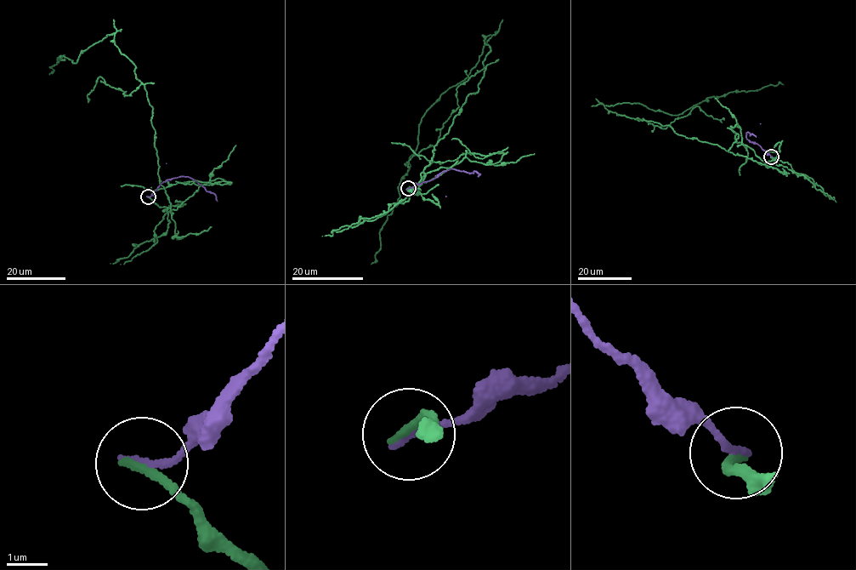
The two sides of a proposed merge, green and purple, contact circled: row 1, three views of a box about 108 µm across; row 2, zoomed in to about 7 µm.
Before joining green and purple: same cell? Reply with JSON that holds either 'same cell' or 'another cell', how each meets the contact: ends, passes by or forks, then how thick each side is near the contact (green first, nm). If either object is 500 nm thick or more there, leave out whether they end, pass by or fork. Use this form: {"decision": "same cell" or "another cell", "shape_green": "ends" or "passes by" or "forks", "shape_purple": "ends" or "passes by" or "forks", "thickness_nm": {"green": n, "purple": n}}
{"decision": "another cell", "shape_green": "ends", "shape_purple": "ends", "thickness_nm": {"green": 200, "purple": 190}}

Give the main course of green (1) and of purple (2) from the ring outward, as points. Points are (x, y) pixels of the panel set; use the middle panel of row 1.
1: (408, 188), (420, 192), (433, 146), (479, 90), (491, 36), (467, 76), (422, 116), (371, 264)
2: (408, 188), (438, 177), (442, 172), (456, 169), (473, 173), (474, 171), (480, 174), (478, 175)

